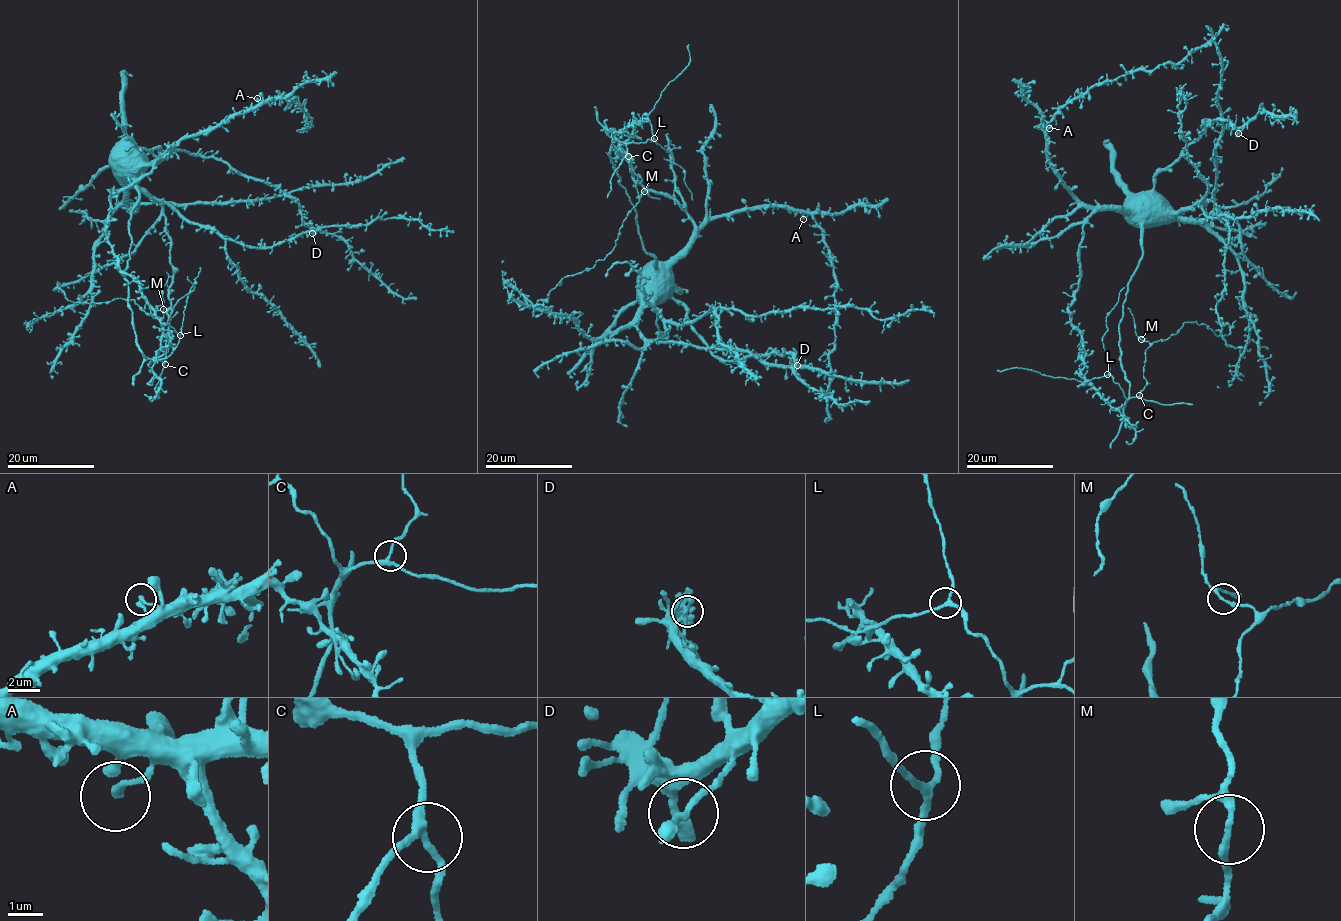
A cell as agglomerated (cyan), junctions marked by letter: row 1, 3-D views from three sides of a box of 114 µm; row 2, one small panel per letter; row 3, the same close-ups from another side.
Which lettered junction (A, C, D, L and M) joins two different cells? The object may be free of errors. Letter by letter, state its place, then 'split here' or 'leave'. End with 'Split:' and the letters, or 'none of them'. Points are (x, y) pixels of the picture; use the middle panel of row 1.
A: (803, 219) | leave
C: (628, 156) | leave
D: (797, 365) | leave
L: (654, 138) | leave
M: (644, 191) | leave
Split: none of them

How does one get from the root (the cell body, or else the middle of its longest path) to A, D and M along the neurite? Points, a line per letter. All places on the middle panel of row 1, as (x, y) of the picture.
A: (641, 239), (657, 268), (681, 253), (708, 221), (718, 217), (770, 206), (786, 206), (802, 212), (803, 219)
D: (641, 239), (685, 307), (691, 329), (713, 355), (736, 360), (787, 353), (796, 374), (797, 365)
M: (641, 239), (633, 205), (608, 153), (615, 141), (625, 145), (640, 196), (644, 191)

